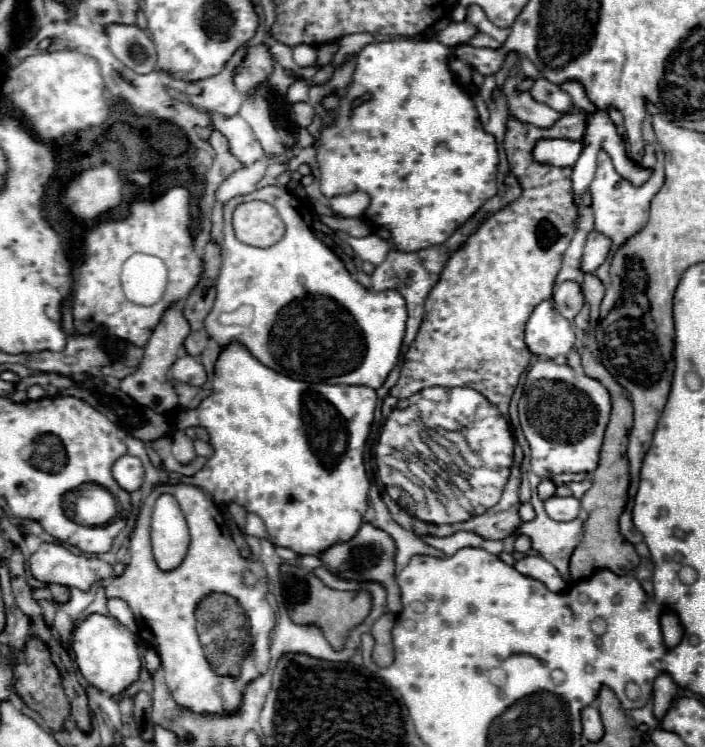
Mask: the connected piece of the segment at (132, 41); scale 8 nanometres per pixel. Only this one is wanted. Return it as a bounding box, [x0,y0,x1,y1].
[107,24,157,74]

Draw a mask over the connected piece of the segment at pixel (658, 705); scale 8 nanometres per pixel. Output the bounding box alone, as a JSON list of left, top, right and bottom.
[653,674,677,722]

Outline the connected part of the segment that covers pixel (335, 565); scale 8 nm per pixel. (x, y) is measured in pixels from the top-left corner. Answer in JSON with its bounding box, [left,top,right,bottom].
[319,522,401,614]

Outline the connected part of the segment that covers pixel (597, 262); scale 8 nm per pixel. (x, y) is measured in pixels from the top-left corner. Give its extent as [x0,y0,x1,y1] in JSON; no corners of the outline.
[581,230,611,272]

